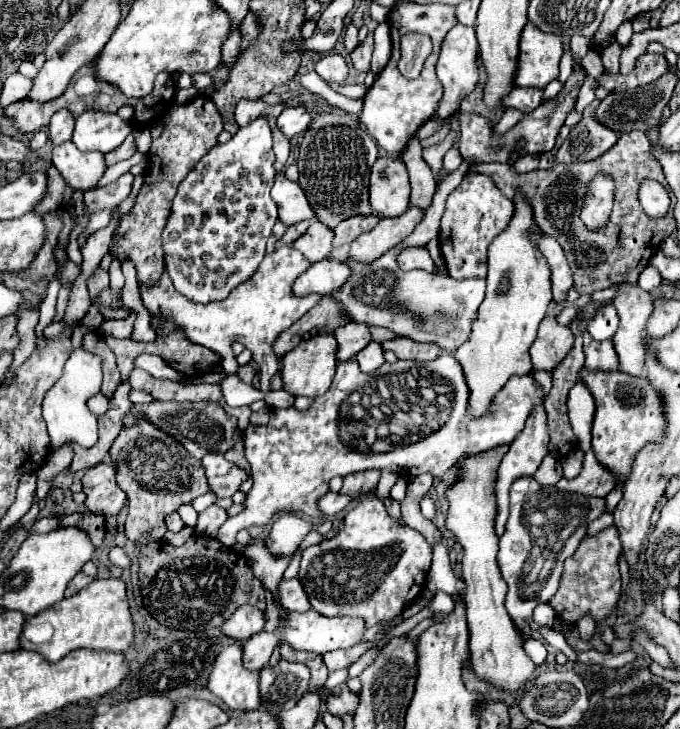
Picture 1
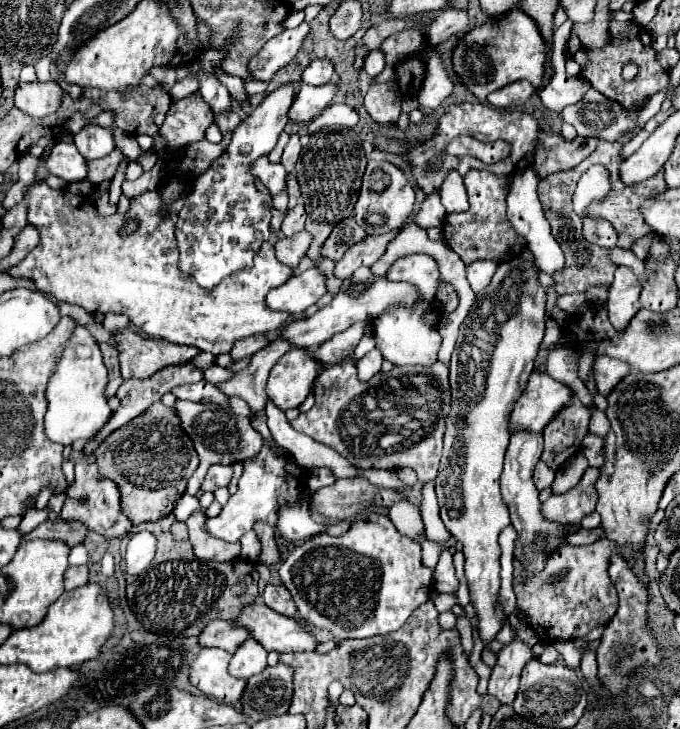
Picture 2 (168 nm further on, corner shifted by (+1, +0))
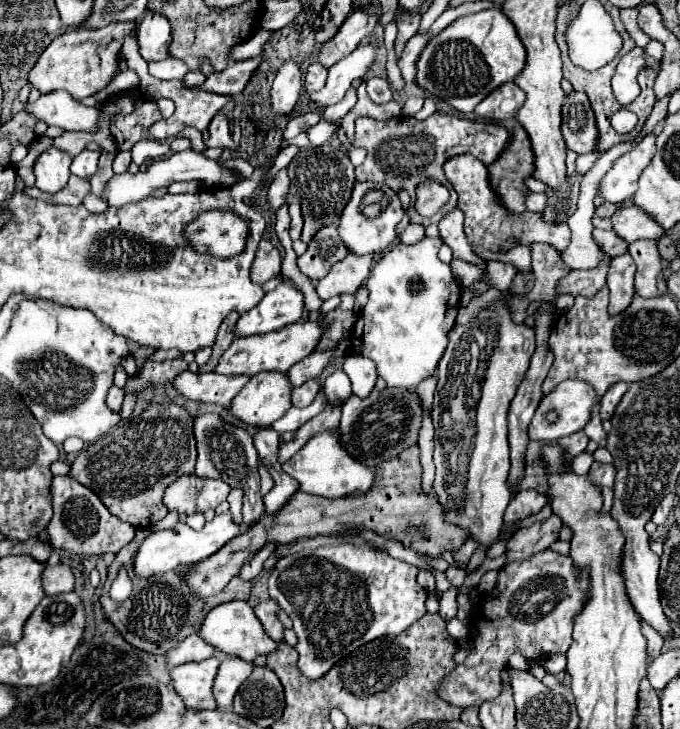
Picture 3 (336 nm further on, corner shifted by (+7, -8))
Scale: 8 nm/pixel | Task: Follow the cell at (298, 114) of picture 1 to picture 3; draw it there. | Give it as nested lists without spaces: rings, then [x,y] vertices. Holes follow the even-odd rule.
[[[359,44],[353,54],[343,58],[341,62],[333,64],[329,68],[329,78],[323,90],[319,94],[309,94],[309,102],[315,108],[325,108],[331,104],[337,104],[343,100],[345,92],[353,84],[353,80],[363,78],[369,70],[369,66],[375,60],[375,46],[373,44]]]

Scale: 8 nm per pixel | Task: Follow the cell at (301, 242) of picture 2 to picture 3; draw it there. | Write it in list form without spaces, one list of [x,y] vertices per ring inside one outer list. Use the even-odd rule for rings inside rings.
[[[261,240],[253,266],[251,266],[251,280],[255,284],[263,284],[269,278],[277,276],[281,272],[281,256],[279,250],[269,242],[269,240]]]

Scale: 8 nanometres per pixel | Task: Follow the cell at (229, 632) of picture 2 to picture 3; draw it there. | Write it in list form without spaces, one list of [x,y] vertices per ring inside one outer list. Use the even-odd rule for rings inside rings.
[[[191,634],[179,646],[171,648],[165,654],[165,666],[173,668],[173,666],[179,666],[179,664],[185,664],[185,662],[195,662],[195,660],[209,658],[213,654],[217,654],[217,652],[211,650],[211,646],[205,646],[205,642],[197,634]]]

